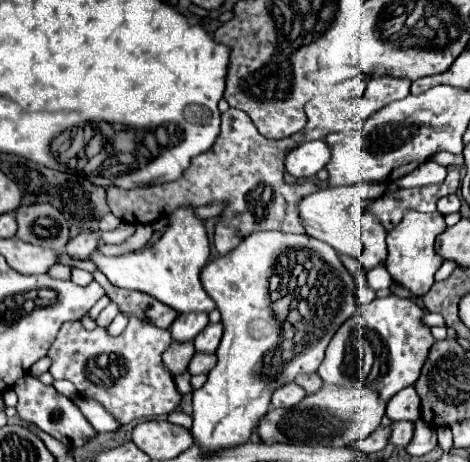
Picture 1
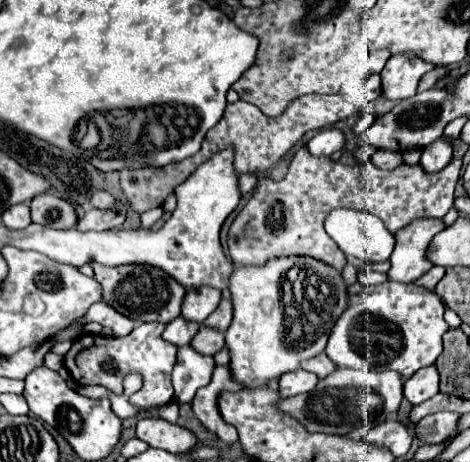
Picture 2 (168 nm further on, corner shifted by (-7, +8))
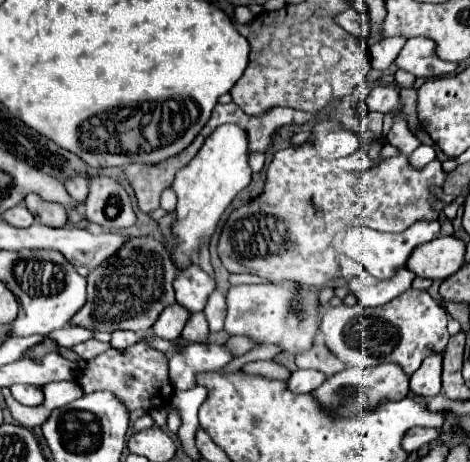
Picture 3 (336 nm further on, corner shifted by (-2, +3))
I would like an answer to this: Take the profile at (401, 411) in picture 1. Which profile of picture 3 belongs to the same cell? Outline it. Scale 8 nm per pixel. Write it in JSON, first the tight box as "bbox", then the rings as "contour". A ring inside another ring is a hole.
{"bbox":[410,353,442,401],"contour":[[[432,353],[410,377],[410,391],[426,401],[436,397],[440,393],[440,373],[442,373],[442,353]]]}

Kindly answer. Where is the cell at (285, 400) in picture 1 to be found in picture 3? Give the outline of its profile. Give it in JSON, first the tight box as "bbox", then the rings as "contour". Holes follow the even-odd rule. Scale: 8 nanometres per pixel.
{"bbox":[288,369,326,393],"contour":[[[296,369],[292,373],[292,377],[288,379],[288,385],[290,385],[290,391],[294,391],[294,393],[312,393],[324,381],[326,381],[326,375],[322,371],[314,371],[314,369],[300,371],[300,369]]]}

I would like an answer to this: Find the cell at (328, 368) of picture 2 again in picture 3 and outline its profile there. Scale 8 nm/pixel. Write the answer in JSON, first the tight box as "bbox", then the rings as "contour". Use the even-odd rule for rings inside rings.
{"bbox":[296,345,346,377],"contour":[[[312,345],[308,351],[298,353],[296,365],[298,369],[318,369],[328,377],[346,369],[346,363],[342,363],[326,345]]]}

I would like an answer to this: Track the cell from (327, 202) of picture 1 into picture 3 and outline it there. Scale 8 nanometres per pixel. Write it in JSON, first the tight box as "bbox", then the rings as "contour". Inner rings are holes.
{"bbox":[334,221,440,279],"contour":[[[416,221],[414,225],[410,225],[406,231],[402,233],[380,233],[380,231],[372,231],[366,227],[358,227],[358,229],[348,229],[338,233],[338,237],[334,239],[334,247],[338,253],[358,261],[372,277],[376,279],[392,279],[394,273],[398,269],[402,269],[406,265],[408,255],[422,243],[428,243],[432,239],[438,237],[440,231],[440,223],[438,221]]]}

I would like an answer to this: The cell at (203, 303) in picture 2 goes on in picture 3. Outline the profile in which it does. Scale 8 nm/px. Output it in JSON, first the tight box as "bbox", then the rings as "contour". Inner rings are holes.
{"bbox":[174,263,216,313],"contour":[[[196,263],[182,269],[174,279],[174,291],[176,301],[184,305],[190,313],[202,311],[206,305],[208,295],[216,289],[214,279]]]}

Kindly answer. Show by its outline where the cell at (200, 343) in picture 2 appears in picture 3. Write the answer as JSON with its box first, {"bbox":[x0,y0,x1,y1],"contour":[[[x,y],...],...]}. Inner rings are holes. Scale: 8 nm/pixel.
{"bbox":[182,311,208,343],"contour":[[[202,311],[192,313],[184,325],[182,339],[190,341],[190,343],[202,343],[202,341],[206,341],[206,337],[208,337],[208,323],[206,323],[204,313]]]}

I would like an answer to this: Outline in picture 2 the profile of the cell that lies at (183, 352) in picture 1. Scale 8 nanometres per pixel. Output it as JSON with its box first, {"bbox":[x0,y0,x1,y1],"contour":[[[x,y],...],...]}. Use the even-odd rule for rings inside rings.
{"bbox":[163,316,201,346],"contour":[[[179,316],[179,318],[175,318],[173,322],[167,324],[167,328],[165,328],[165,332],[163,332],[163,338],[165,338],[167,342],[175,344],[175,346],[185,346],[185,344],[191,344],[191,340],[193,340],[193,336],[199,332],[199,328],[201,328],[199,324],[187,322],[187,320],[183,320],[183,318]]]}

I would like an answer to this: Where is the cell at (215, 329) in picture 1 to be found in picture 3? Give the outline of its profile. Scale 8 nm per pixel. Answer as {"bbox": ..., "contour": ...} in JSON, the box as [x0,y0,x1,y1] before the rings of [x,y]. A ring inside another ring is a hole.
{"bbox":[204,291,226,331],"contour":[[[214,291],[208,297],[208,303],[204,307],[204,315],[208,319],[210,331],[220,331],[224,327],[224,317],[226,317],[226,301],[220,291]]]}

